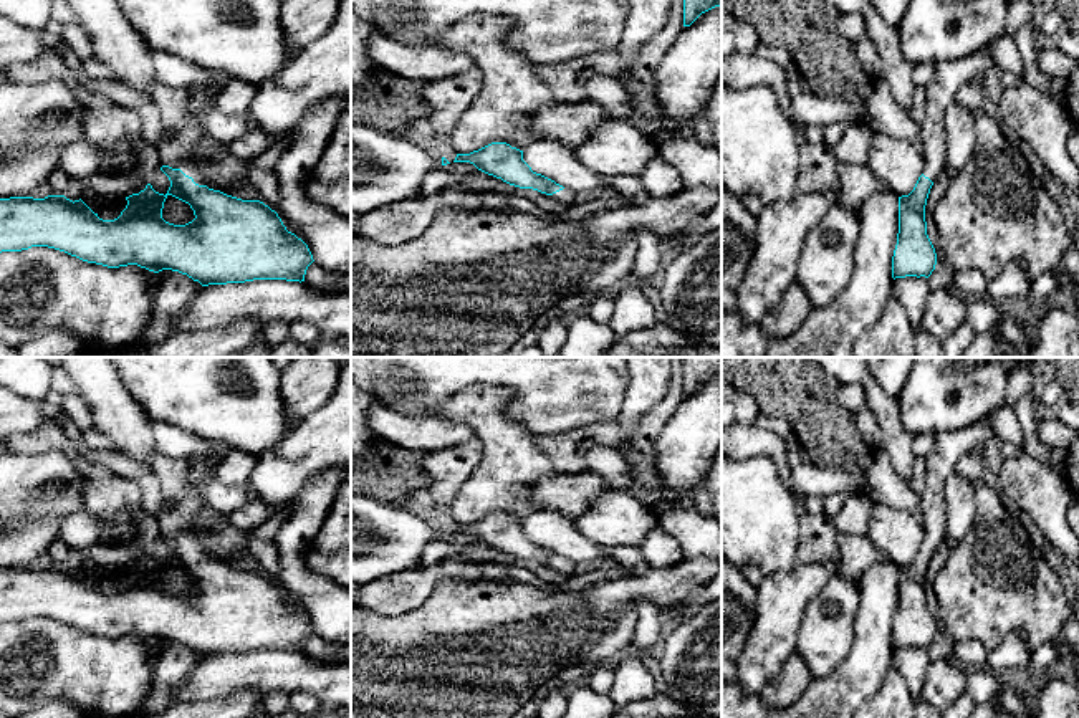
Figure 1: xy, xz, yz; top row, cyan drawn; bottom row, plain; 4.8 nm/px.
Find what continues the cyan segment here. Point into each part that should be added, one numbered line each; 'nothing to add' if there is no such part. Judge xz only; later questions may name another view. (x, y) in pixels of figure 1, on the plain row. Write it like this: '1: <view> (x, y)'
1: xz (566, 568)

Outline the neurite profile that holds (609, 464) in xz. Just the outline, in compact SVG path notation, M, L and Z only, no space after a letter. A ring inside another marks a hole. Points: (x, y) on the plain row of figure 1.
M591 447L586 455L586 468L616 490L632 491L635 485L629 462L619 448Z

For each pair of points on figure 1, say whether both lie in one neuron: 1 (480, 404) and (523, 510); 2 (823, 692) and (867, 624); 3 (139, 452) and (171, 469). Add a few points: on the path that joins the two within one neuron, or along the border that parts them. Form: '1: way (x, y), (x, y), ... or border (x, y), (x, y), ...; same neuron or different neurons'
1: way (497, 430), (507, 442), (507, 483); same neuron
2: way (841, 680), (867, 654), (867, 642); same neuron
3: border (156, 450), (148, 465); different neurons

